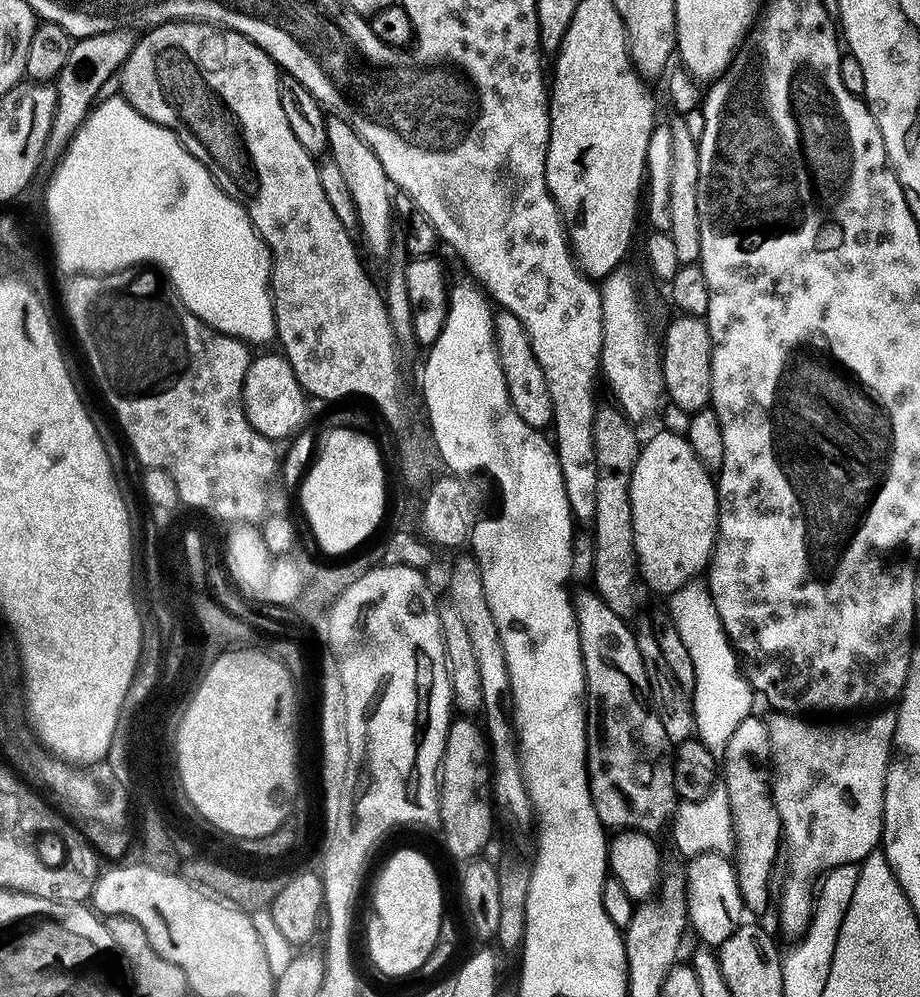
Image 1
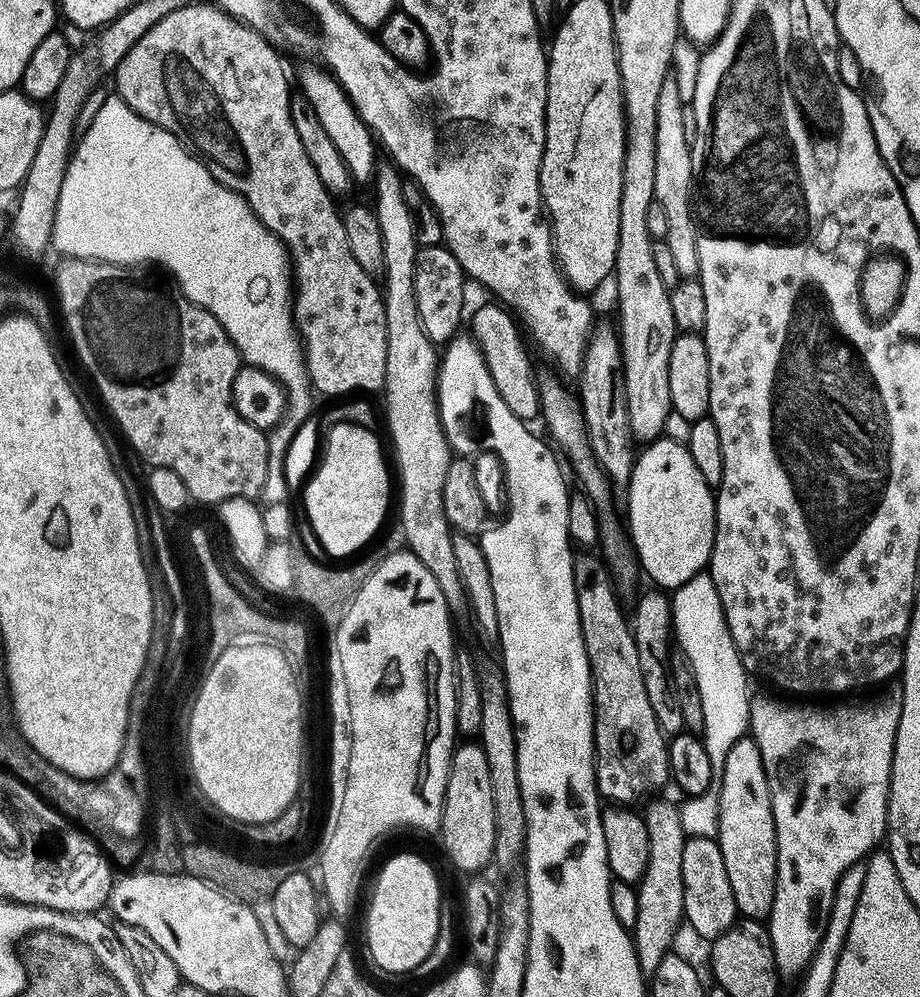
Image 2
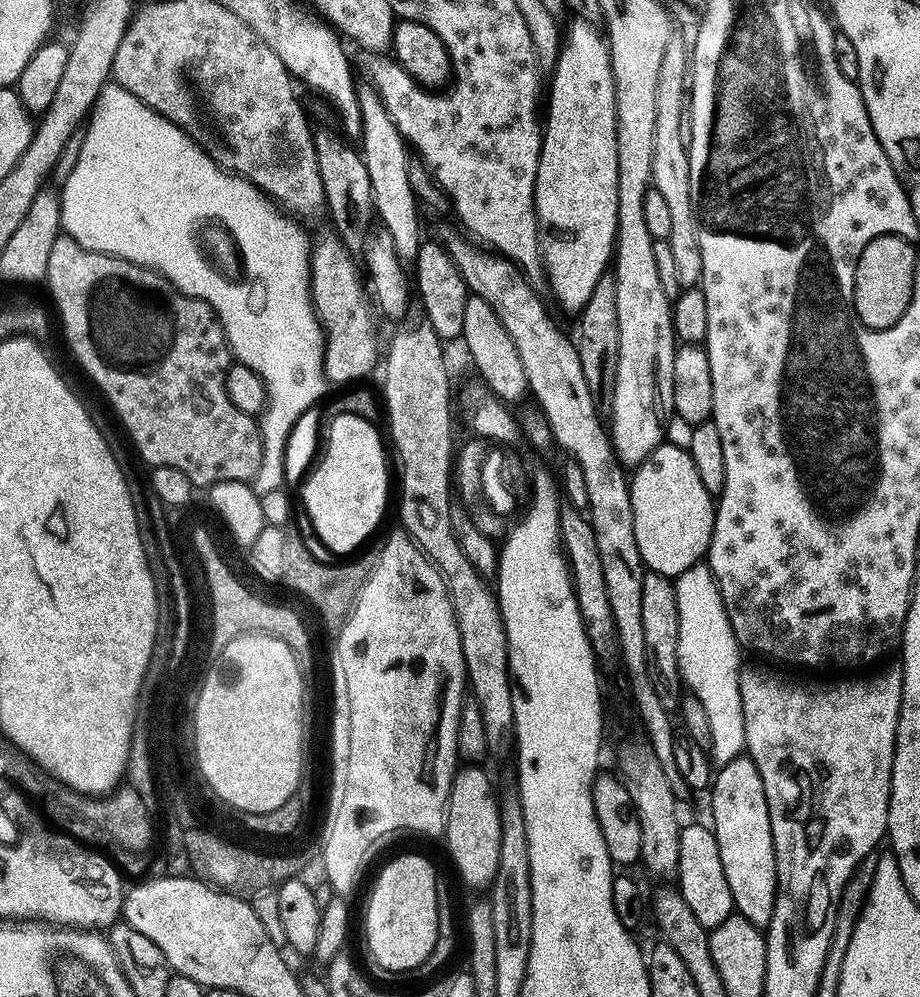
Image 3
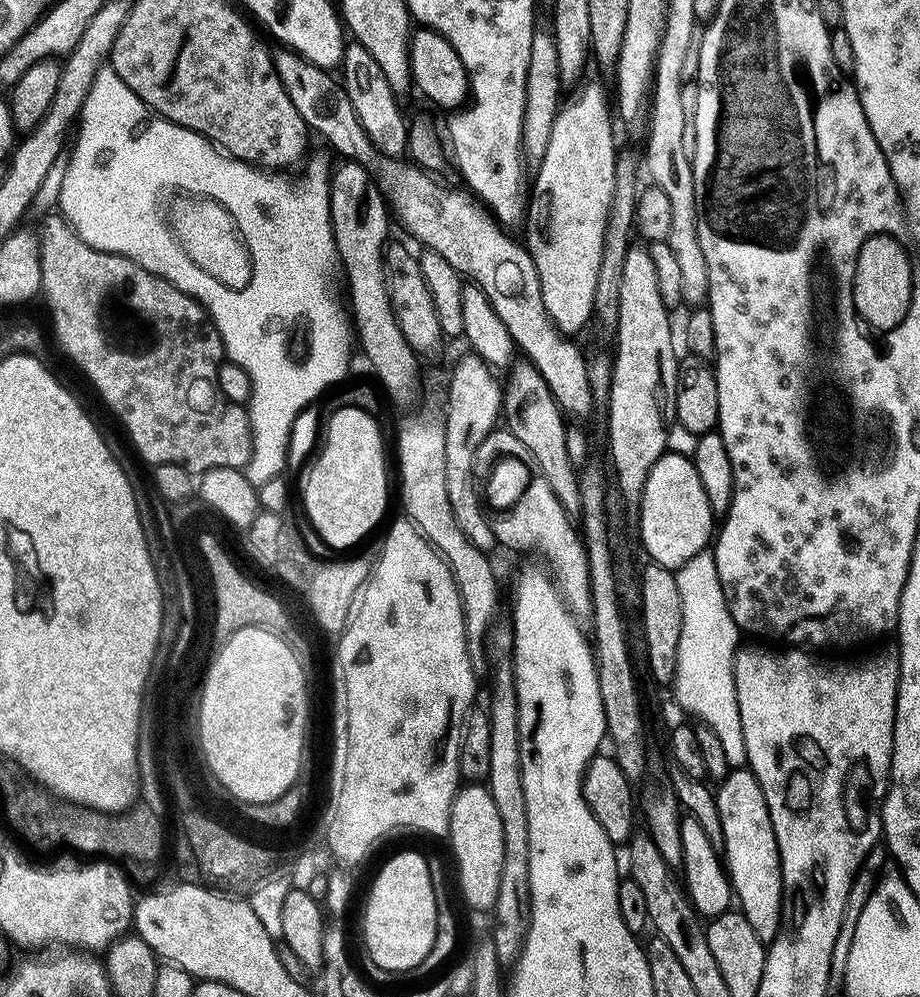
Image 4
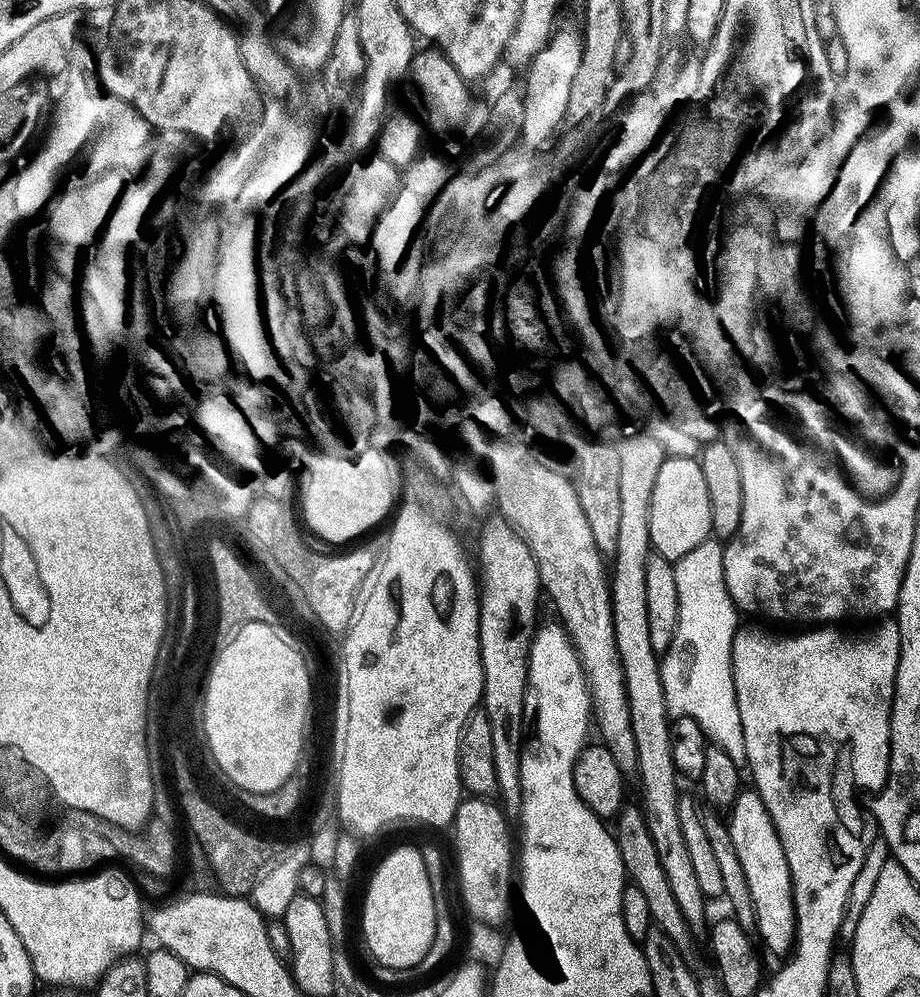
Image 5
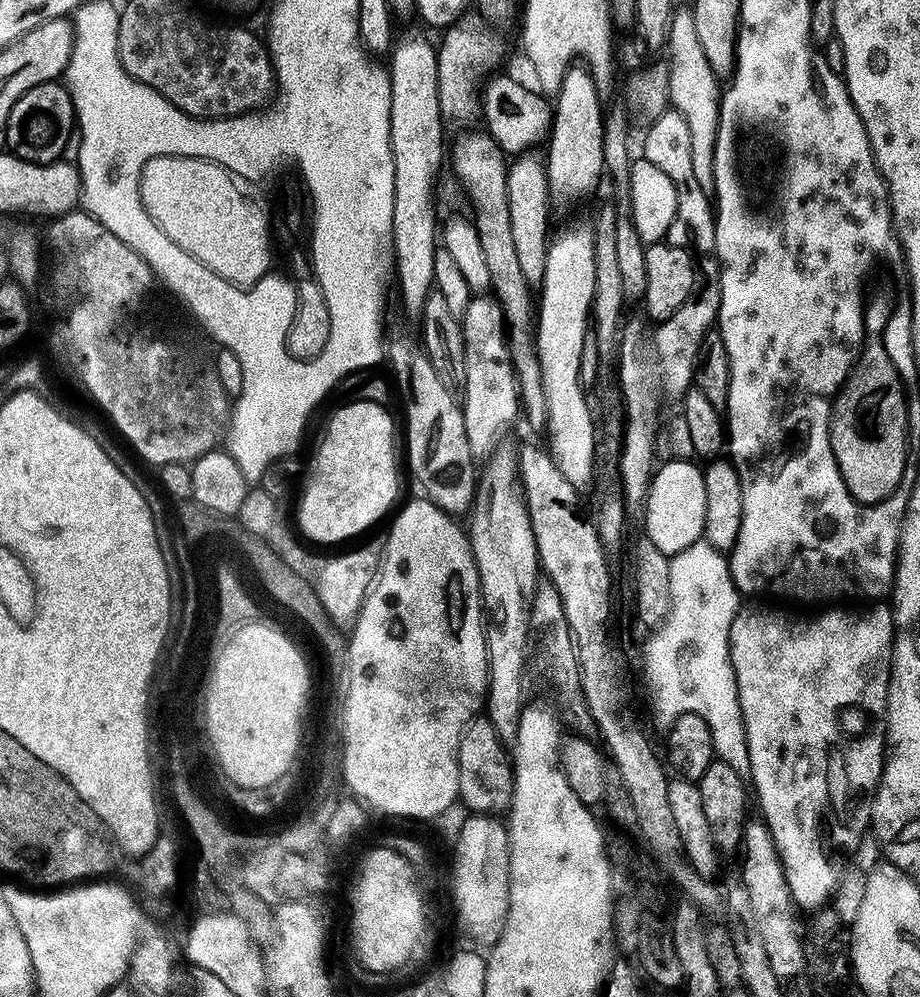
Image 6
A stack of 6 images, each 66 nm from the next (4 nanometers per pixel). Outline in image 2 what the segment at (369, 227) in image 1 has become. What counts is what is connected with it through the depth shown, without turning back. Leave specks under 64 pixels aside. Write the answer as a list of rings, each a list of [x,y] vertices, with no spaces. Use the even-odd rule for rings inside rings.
[[[320,66],[312,67],[316,68],[301,70],[299,91],[310,102],[310,106],[314,106],[314,114],[318,122],[322,122],[326,134],[330,134],[330,142],[334,142],[338,154],[342,154],[342,162],[346,162],[353,181],[357,185],[364,184],[367,180],[369,183],[375,177],[378,167],[378,159],[376,160],[378,144],[373,137],[372,129],[357,114],[356,105],[349,102],[340,83],[332,77],[332,73]]]

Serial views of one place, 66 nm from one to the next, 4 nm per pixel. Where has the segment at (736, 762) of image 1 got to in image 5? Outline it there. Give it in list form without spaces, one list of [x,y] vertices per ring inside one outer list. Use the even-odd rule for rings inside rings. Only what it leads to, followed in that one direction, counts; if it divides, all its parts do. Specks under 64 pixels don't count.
[[[745,787],[736,795],[736,801],[732,803],[727,813],[726,823],[730,839],[734,842],[735,853],[738,854],[738,861],[741,862],[746,876],[746,883],[750,888],[759,943],[761,945],[764,943],[774,955],[780,956],[779,958],[787,957],[796,938],[790,866],[786,862],[786,850],[782,850],[778,830],[774,830],[770,810],[766,810],[766,802],[762,802],[755,787]]]

